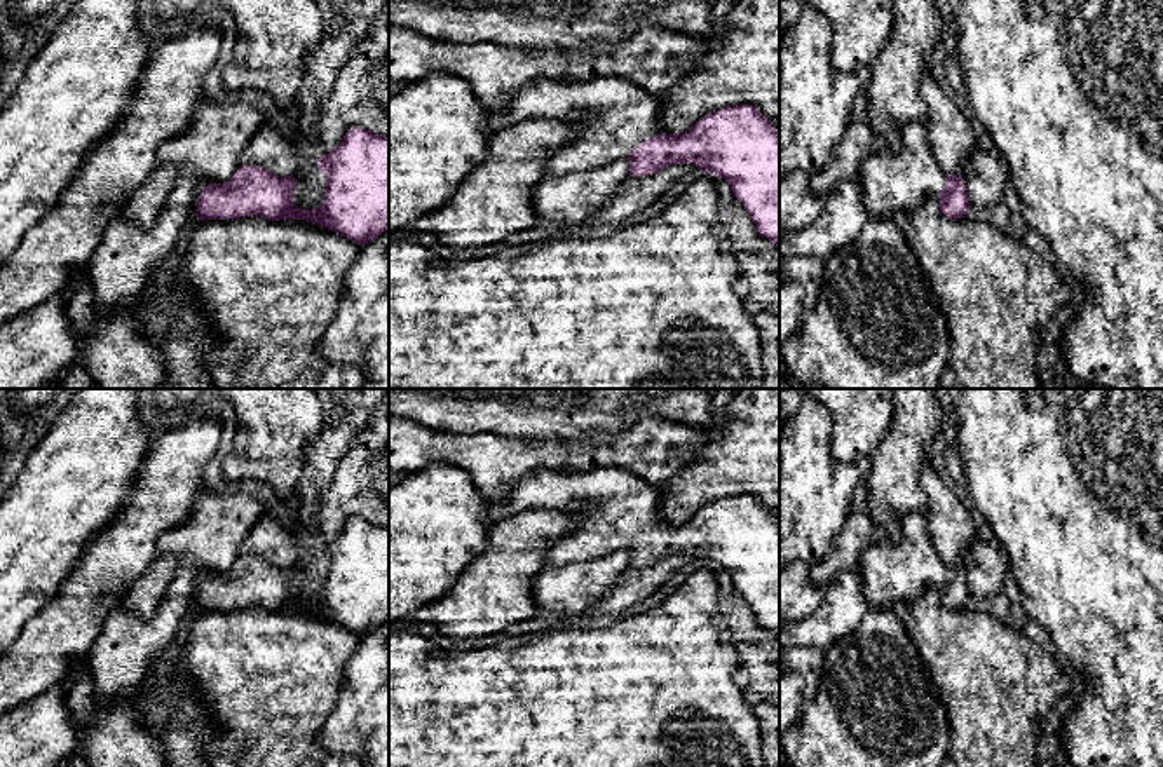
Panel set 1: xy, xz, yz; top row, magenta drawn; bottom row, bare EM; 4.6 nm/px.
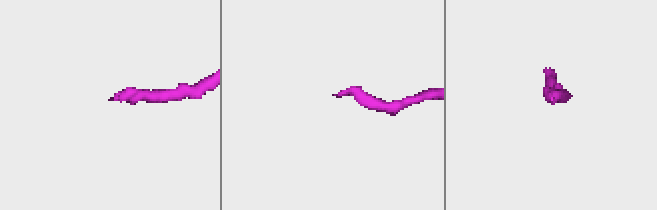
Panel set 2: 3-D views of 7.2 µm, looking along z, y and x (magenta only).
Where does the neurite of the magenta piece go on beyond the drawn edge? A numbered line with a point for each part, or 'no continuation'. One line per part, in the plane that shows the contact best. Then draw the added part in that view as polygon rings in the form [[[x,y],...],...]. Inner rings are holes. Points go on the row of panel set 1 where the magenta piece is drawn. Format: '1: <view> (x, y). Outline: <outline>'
1: xz (611, 115). Outline: [[[621,77],[535,78],[502,112],[488,112],[486,126],[492,132],[530,120],[574,126],[574,139],[547,152],[544,164],[546,174],[561,174],[628,159],[643,139],[664,132],[661,106],[661,98]]]

